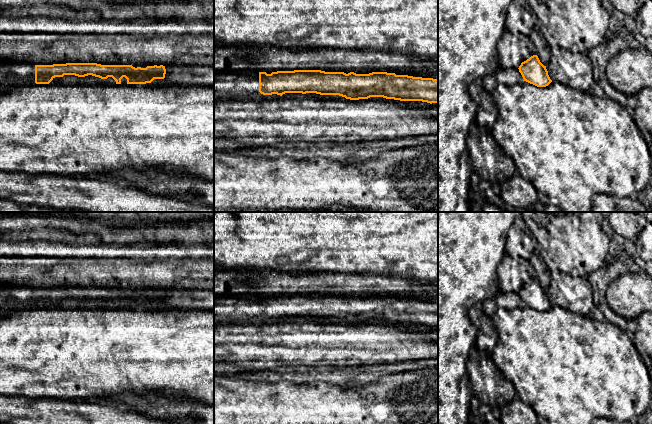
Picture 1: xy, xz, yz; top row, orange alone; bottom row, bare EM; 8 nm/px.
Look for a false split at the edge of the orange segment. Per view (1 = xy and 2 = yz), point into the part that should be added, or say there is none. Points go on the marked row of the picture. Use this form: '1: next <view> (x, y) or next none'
1: next xy (31, 77)
2: next none

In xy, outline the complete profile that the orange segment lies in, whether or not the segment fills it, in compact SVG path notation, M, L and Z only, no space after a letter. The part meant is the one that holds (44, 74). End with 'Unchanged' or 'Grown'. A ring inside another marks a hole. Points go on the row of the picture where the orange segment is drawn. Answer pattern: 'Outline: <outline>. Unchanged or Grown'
Outline: M66 63L53 65L30 65L27 80L31 84L49 84L55 77L63 77L64 75L75 75L85 77L92 75L101 79L112 77L116 84L121 84L121 79L125 77L127 84L146 84L151 83L154 79L164 79L166 74L165 66L154 65L146 68L133 67L132 65L101 65L97 63Z. Grown

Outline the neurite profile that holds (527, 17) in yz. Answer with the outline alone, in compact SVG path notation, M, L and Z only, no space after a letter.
M513 0L507 9L505 30L510 33L529 35L536 28L538 19L526 0Z

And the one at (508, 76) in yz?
M501 66L498 67L494 74L485 76L481 80L485 89L491 94L494 92L498 84L512 86L524 82L518 68L503 68Z

